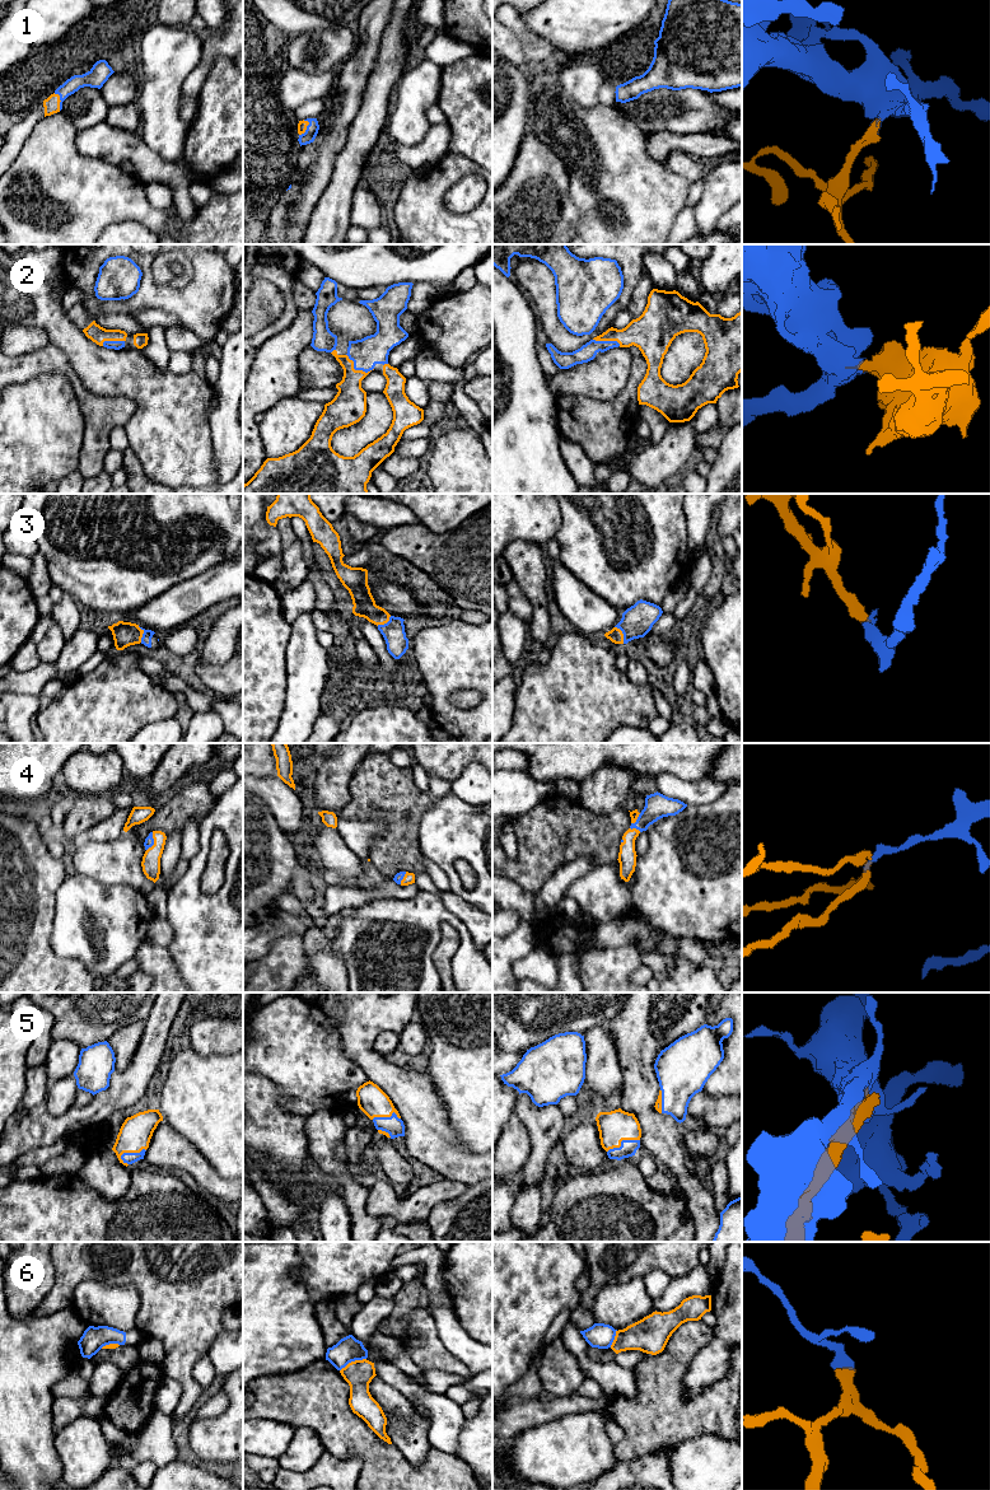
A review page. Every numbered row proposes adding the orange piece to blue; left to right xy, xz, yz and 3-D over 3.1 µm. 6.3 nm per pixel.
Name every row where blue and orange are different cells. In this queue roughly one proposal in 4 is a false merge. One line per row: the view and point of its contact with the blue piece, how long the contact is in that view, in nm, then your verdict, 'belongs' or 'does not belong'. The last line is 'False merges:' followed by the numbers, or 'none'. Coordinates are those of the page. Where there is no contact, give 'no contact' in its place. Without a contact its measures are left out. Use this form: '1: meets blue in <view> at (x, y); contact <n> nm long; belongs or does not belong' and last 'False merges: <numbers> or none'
1: meets blue in xz at (307, 129); contact 120 nm long; belongs
2: meets blue in xz at (356, 369); contact 200 nm long; belongs
3: meets blue in yz at (622, 633); contact 130 nm long; belongs
4: meets blue in xy at (153, 841); contact 130 nm long; belongs
5: meets blue in xy at (131, 1153); contact 180 nm long; belongs
6: meets blue in xz at (353, 1360); contact 190 nm long; does not belong
False merges: 6

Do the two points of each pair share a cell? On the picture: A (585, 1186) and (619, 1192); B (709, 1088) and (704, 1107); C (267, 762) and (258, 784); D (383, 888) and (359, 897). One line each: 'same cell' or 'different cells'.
A: same cell
B: different cells
C: different cells
D: same cell

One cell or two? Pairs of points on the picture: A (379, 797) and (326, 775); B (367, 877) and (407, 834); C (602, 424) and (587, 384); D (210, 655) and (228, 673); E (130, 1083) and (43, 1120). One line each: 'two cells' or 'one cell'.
A: two cells
B: two cells
C: two cells
D: two cells
E: one cell

